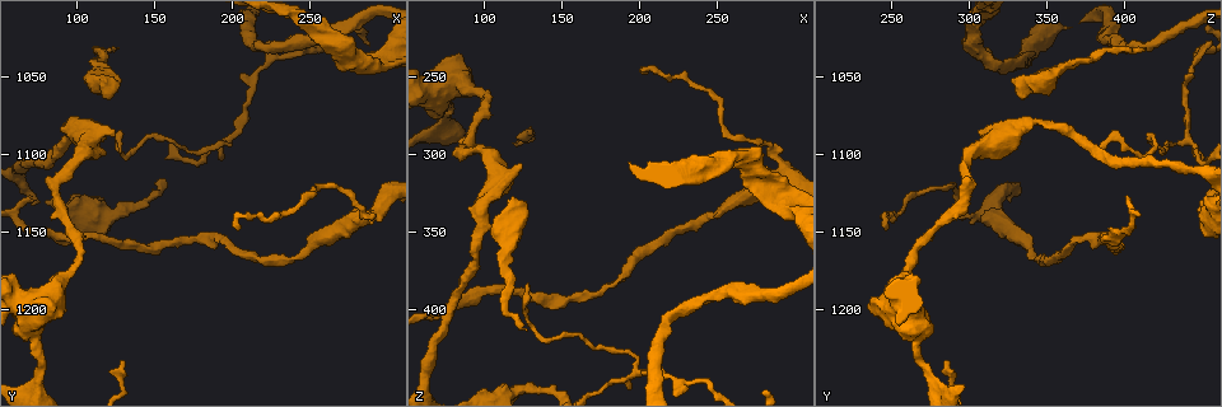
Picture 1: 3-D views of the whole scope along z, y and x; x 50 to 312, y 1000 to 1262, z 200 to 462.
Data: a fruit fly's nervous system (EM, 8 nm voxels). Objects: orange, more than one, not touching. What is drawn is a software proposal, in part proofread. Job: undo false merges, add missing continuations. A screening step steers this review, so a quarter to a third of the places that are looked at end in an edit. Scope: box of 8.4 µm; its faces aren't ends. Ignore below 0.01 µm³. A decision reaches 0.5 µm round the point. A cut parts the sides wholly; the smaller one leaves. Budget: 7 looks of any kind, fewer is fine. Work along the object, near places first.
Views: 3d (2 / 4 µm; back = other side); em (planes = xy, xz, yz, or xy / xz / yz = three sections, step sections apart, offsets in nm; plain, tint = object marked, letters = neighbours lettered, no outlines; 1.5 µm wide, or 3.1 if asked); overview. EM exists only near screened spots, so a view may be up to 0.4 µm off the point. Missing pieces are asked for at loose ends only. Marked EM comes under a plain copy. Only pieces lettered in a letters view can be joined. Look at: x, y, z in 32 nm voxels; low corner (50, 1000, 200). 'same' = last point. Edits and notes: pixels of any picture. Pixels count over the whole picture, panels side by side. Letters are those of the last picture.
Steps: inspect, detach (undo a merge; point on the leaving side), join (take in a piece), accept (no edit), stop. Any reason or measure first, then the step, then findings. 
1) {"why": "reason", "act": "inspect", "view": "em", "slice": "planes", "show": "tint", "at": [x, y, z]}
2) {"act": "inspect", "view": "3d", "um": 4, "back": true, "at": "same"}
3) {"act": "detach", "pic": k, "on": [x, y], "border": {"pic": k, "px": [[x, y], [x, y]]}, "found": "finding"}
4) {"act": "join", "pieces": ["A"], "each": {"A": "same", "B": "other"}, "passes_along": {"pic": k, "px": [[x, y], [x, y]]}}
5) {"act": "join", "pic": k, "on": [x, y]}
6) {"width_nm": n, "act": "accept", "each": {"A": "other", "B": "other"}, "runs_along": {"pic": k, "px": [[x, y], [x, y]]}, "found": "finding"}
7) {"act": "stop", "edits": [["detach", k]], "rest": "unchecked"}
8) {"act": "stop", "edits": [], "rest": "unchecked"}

{"why": "thin end", "act": "inspect", "view": "3d", "um": 4, "at": [122, 1034, 410]}

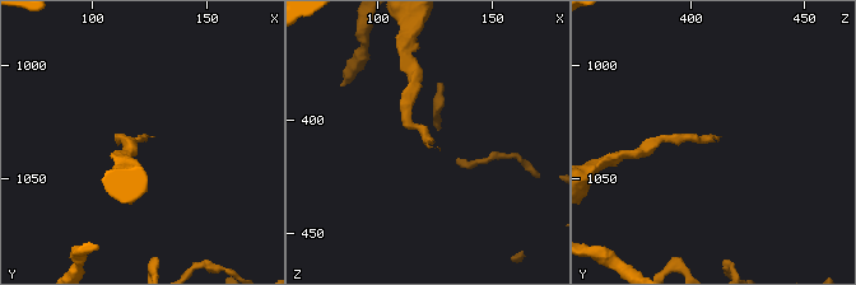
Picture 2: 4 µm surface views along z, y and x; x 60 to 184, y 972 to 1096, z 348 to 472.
{"act": "inspect", "view": "em", "slice": "planes", "show": "tint", "at": [122, 1035, 412]}

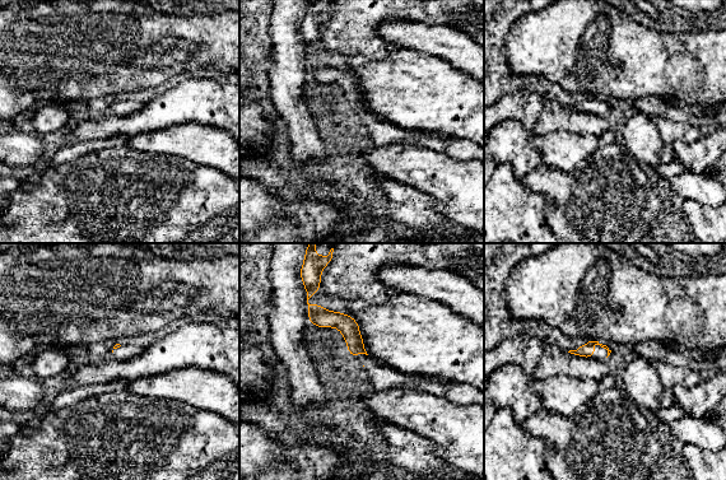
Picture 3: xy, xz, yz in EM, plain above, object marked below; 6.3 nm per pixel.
{"act": "inspect", "view": "em", "slice": "planes", "show": "letters", "at": "same"}

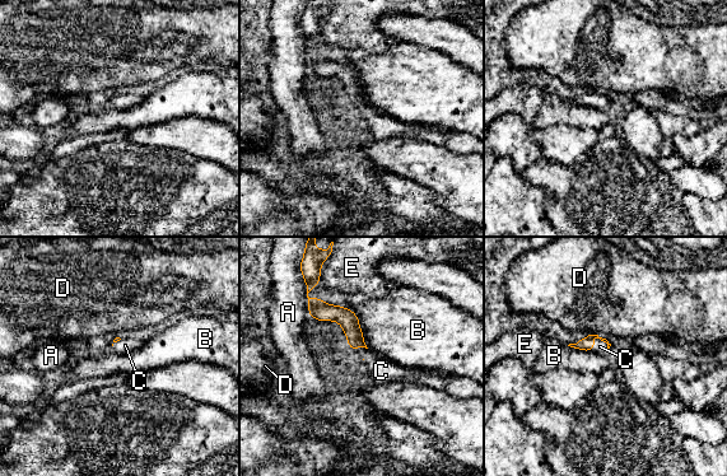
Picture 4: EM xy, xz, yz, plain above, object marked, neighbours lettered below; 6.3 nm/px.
{"act": "join", "pieces": ["C"], "each": {"A": "other", "B": "other", "C": "same", "D": "other", "E": "other"}, "found": "it goes on there"}

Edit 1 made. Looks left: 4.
{"why": "redraw", "act": "inspect", "view": "overview"}

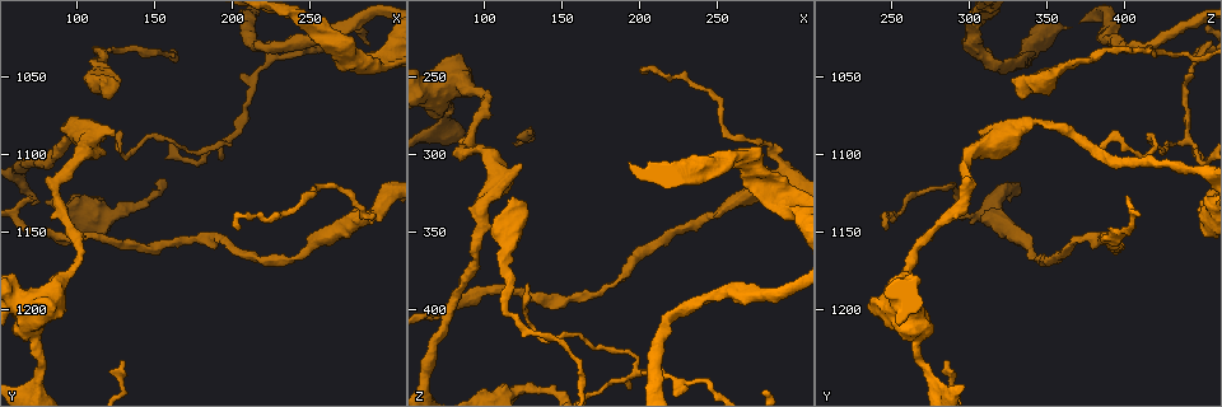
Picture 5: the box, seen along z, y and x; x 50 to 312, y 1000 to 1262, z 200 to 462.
{"why": "abrupt turn", "act": "inspect", "view": "3d", "um": 4, "at": [132, 1102, 414]}

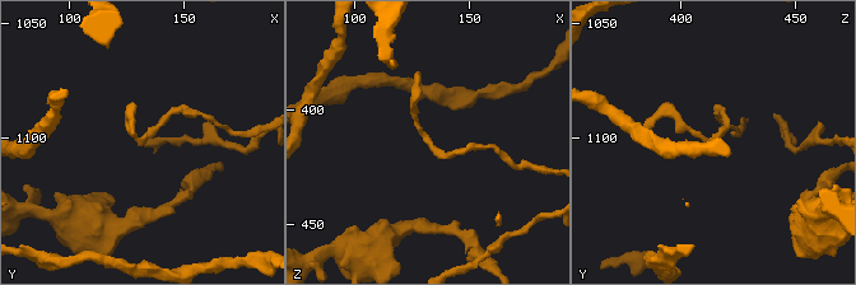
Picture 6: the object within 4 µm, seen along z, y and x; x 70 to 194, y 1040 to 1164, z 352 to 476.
{"why": "now the EM", "act": "inspect", "view": "em", "slice": "planes", "show": "tint", "at": [131, 1101, 414]}

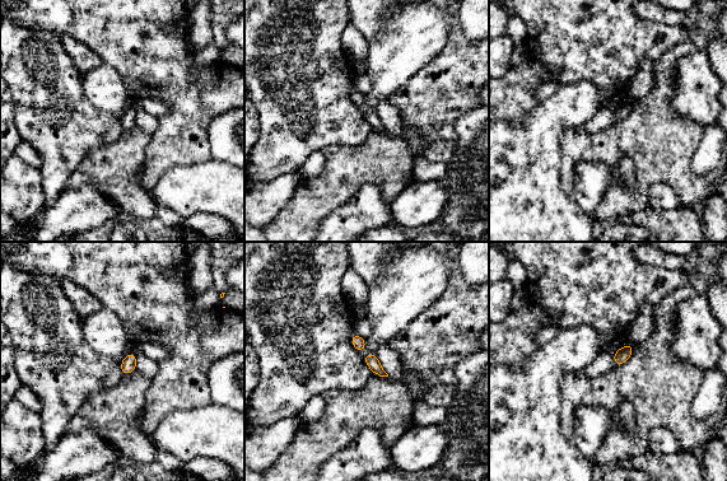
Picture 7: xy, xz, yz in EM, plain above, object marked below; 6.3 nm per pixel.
{"act": "inspect", "view": "em", "slice": "planes", "show": "letters", "at": "same"}

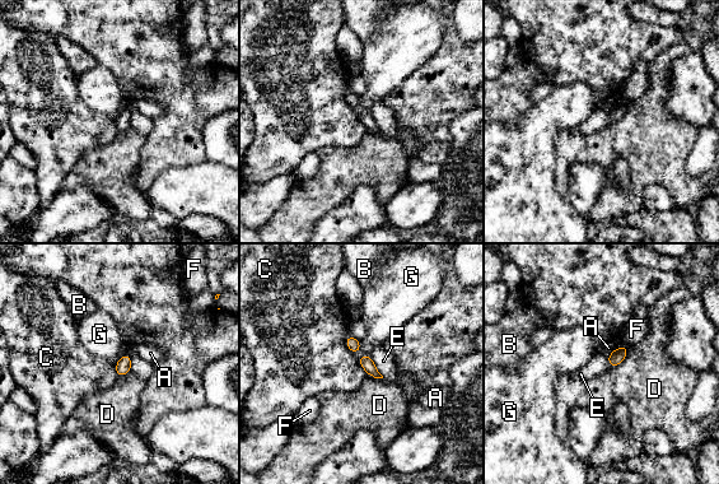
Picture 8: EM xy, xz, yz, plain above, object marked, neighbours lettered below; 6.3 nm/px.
{"width_nm": 80, "act": "accept", "each": {"A": "other", "B": "other", "C": "other", "D": "other", "E": "other", "F": "other", "G": "other"}, "border": {"pic": 8, "px": [[348, 333], [346, 347], [353, 353]]}, "found": "one neuron here"}

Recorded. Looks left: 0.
{"act": "stop", "edits": [["join", 4]], "rest": "unchecked"}

